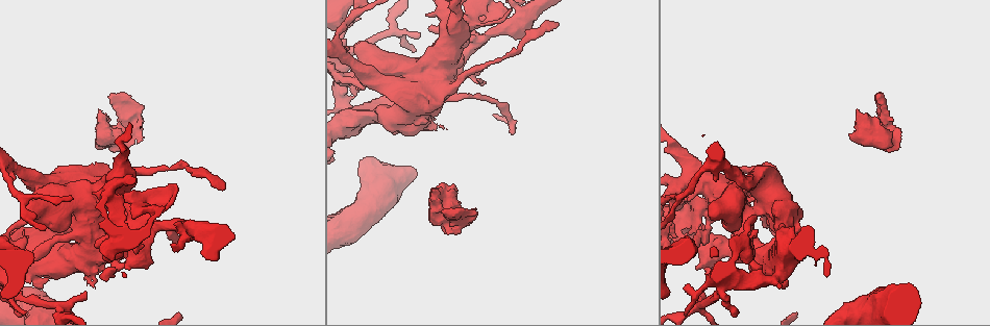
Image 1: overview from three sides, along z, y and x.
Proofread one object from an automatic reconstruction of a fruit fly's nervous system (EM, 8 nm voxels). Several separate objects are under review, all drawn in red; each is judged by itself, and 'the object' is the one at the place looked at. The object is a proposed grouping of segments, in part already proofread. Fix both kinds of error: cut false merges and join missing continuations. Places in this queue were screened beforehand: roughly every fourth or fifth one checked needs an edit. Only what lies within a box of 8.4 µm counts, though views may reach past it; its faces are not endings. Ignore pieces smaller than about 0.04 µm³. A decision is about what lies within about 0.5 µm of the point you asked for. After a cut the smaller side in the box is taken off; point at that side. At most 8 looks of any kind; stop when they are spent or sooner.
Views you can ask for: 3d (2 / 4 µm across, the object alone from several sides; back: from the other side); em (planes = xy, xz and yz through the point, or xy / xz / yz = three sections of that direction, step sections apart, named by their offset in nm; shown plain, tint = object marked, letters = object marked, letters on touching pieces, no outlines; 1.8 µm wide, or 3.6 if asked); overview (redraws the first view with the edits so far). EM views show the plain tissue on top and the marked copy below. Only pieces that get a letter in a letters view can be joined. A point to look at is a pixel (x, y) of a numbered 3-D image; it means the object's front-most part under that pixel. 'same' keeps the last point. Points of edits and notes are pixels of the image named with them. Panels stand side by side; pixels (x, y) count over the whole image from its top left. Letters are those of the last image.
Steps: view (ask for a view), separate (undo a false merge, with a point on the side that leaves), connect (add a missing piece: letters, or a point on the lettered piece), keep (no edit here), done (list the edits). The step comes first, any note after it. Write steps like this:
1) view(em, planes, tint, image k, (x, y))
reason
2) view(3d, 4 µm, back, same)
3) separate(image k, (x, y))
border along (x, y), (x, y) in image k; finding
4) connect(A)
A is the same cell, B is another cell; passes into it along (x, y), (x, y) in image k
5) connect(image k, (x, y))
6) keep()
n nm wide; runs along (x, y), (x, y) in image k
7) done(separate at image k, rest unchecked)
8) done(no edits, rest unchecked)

view(3d, 4 µm, image 1, (432, 191))
free end

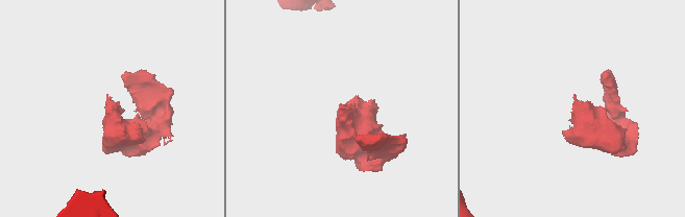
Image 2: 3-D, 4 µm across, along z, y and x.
view(em, yz, step 8, letters, image 2, (340, 105))

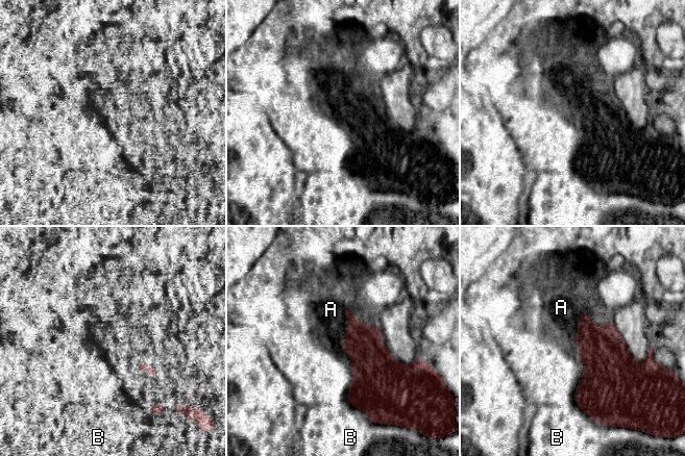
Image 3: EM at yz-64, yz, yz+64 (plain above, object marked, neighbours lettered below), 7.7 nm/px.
connect(A)
A is the same cell, B is another cell; passes into it along (603, 354), (576, 340), (561, 318) in image 3; the cell continues

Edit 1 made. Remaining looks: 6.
view(overview)

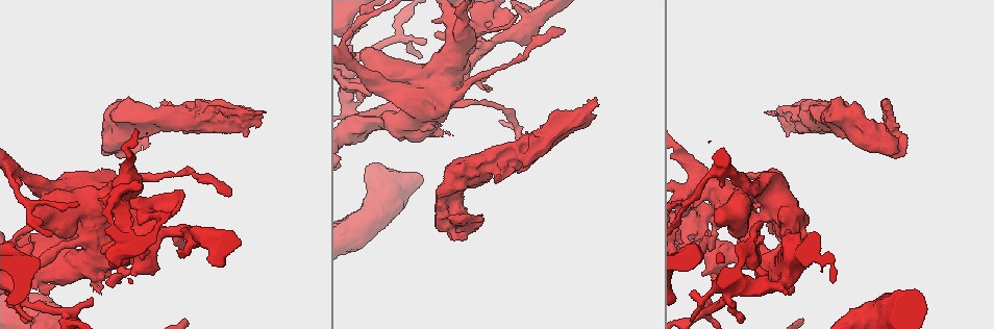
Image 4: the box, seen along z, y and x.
view(em, yz, step 8, tint, image 4, (561, 31))
thin end

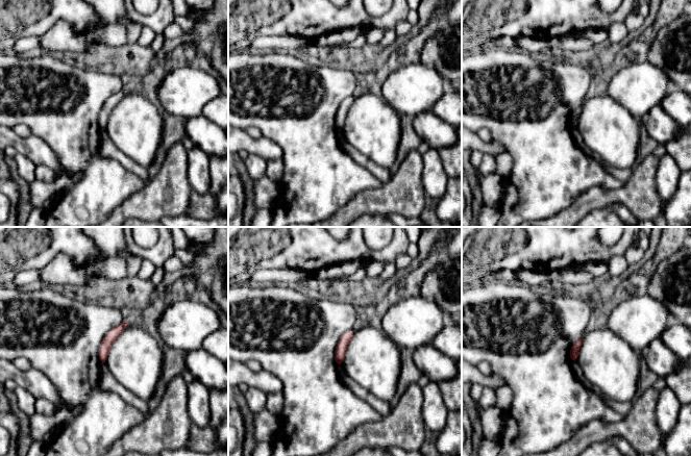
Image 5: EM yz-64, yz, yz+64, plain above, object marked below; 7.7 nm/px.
view(em, planes, letters, same)

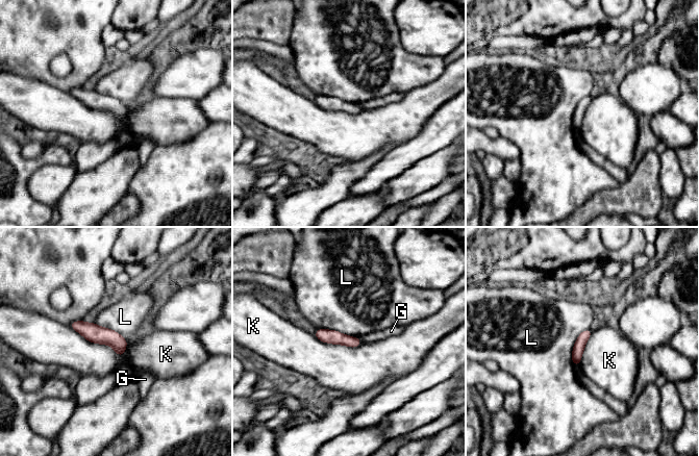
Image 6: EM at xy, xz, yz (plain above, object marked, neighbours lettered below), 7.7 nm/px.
keep()
G, K and L are other cells; border along (69, 326), (124, 354) in image 6; no lettered piece goes on from it

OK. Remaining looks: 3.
view(em, 3.6 µm, planes, letters, image 4, (165, 210))
closes a loop

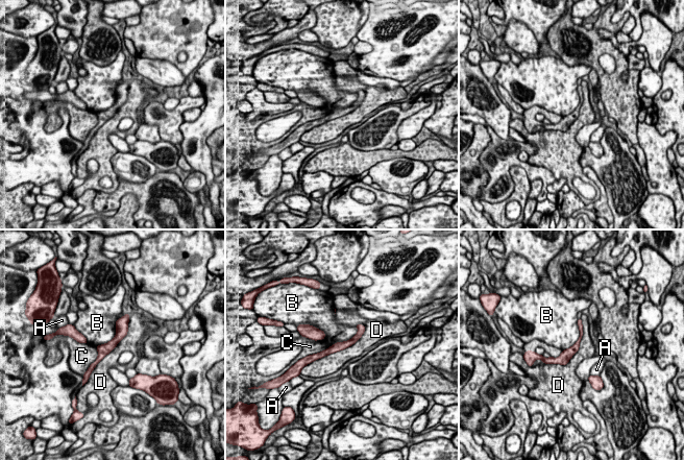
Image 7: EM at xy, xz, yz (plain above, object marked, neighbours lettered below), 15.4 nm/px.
keep()
A, B, C and D are other cells; border along (119, 317), (116, 335), (96, 346) in image 7; all the same cell

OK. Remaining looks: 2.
done(connect at image 3, rest unchecked)

